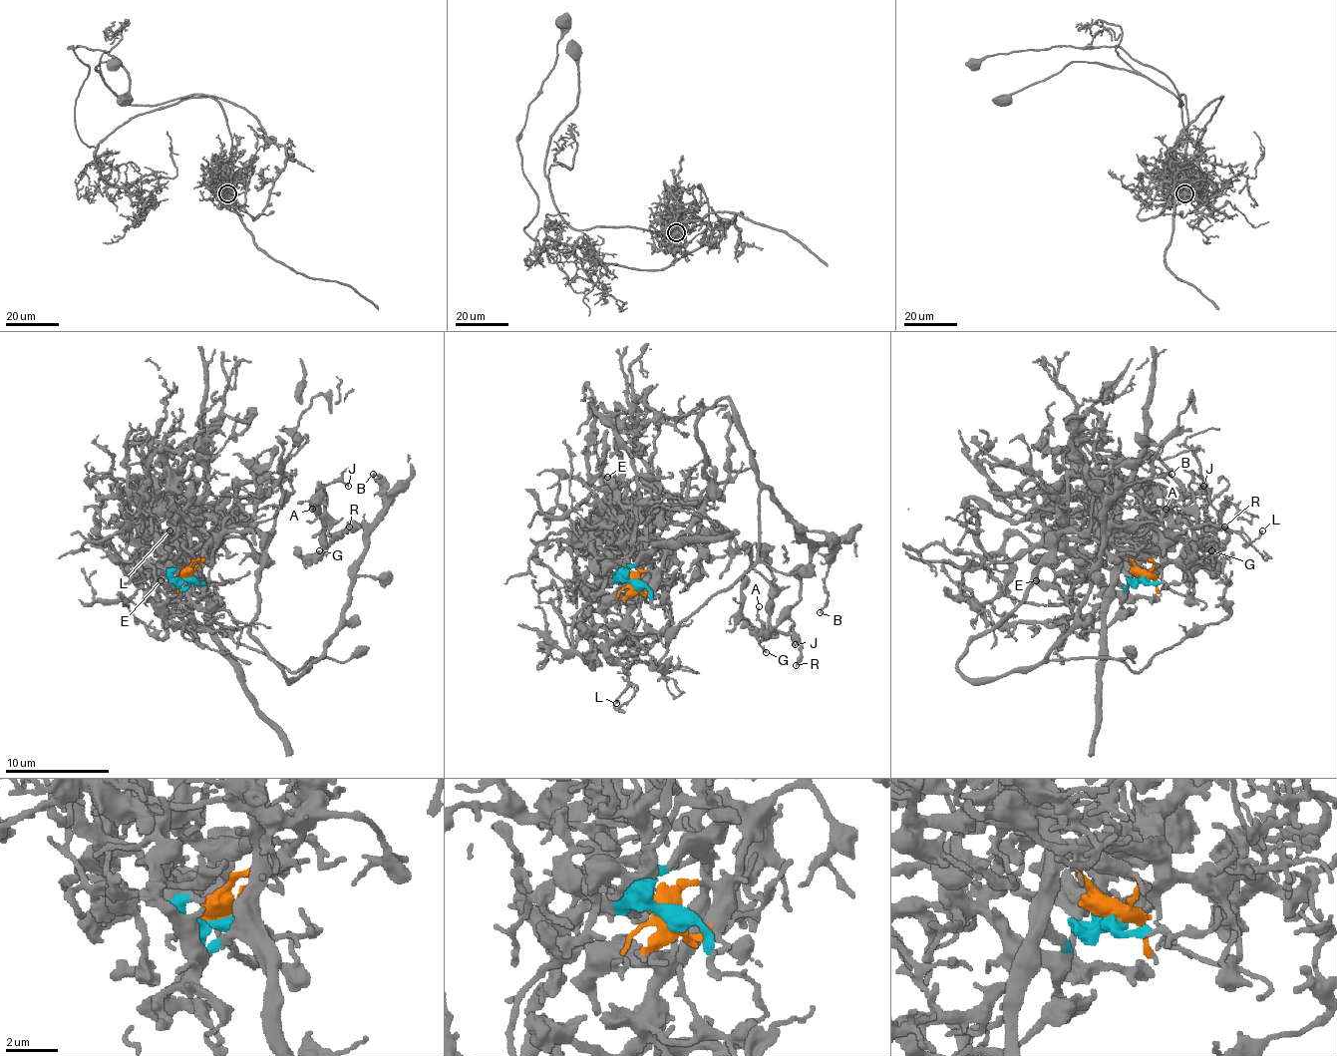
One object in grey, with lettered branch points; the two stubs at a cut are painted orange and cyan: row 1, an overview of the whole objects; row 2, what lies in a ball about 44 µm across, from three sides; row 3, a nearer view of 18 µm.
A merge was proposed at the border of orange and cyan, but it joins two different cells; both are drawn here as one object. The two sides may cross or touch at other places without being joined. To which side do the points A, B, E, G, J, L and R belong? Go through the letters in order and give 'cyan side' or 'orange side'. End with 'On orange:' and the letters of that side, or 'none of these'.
A: orange side
B: orange side
E: cyan side
G: orange side
J: orange side
L: cyan side
R: orange side
On orange: A, B, G, J, R

